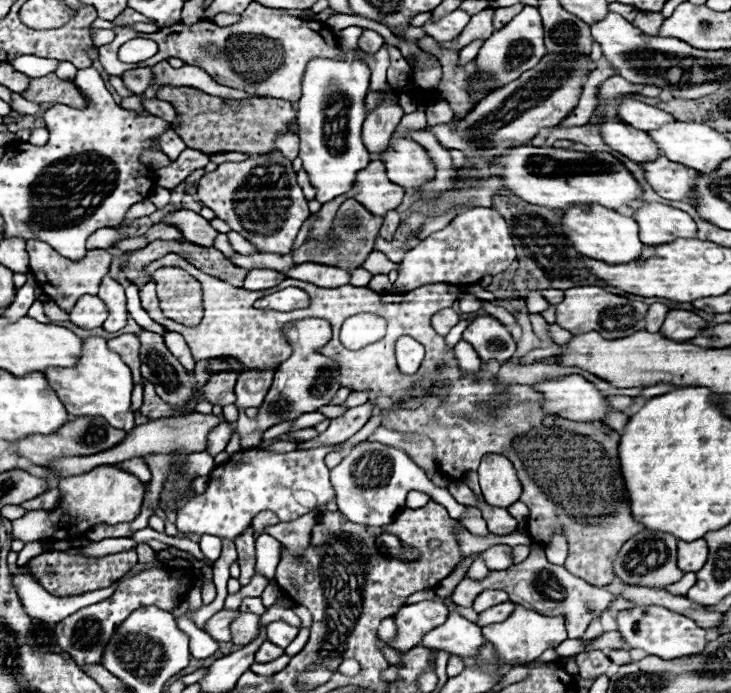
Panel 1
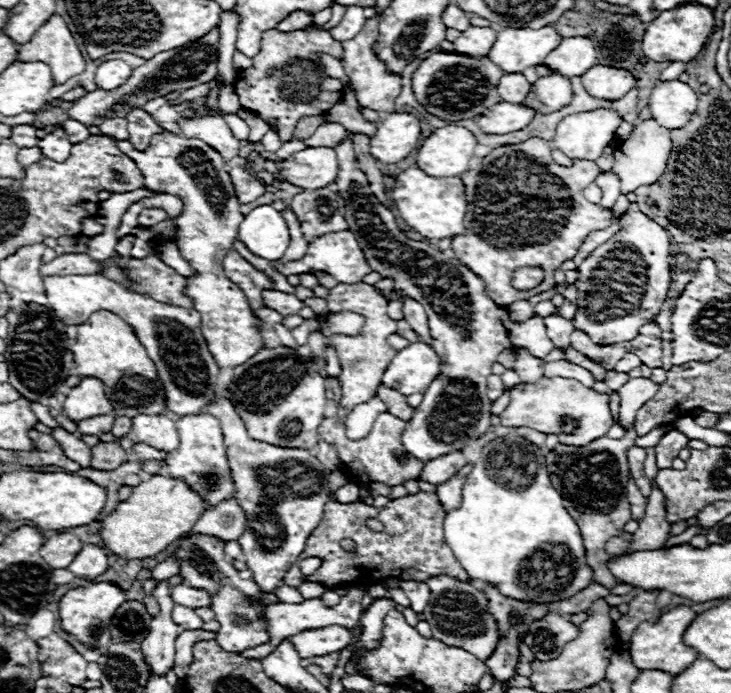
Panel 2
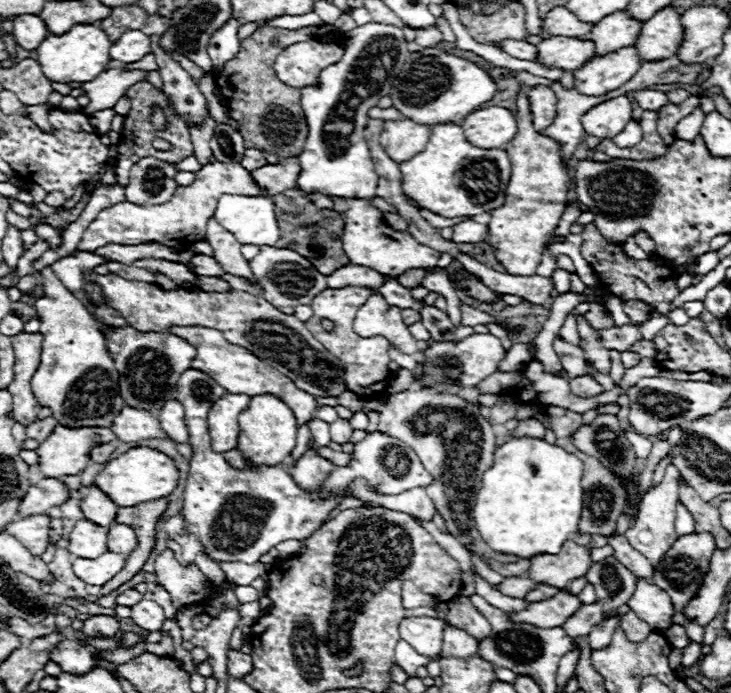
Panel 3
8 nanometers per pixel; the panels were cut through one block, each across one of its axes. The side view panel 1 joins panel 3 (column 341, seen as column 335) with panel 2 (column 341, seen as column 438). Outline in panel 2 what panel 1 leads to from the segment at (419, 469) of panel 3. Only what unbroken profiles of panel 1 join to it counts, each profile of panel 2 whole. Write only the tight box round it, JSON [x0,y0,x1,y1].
[332,484,358,502]

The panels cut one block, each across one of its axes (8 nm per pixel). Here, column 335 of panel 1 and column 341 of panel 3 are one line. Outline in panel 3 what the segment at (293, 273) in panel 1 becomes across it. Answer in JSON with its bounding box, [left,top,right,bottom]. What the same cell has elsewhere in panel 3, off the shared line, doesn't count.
[328,264,384,288]

